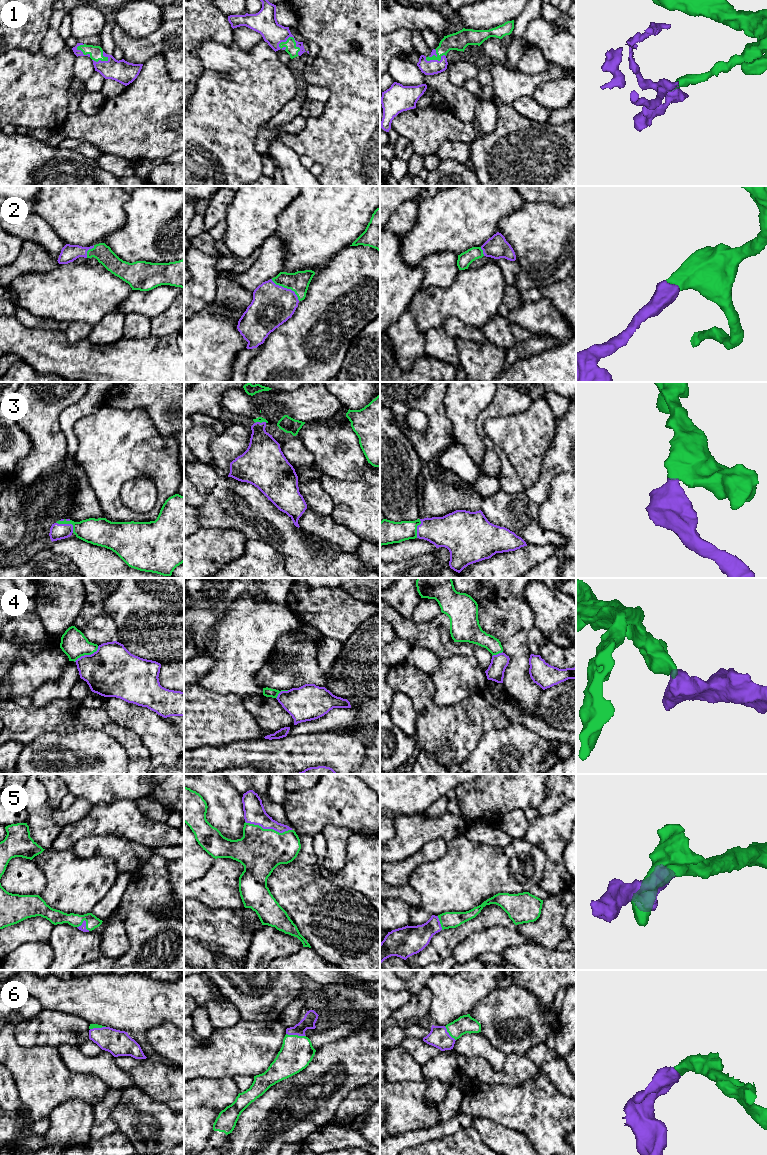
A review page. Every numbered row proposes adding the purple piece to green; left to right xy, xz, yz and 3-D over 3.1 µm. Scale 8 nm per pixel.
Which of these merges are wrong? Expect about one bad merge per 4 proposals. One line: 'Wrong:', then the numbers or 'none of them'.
Wrong: 4

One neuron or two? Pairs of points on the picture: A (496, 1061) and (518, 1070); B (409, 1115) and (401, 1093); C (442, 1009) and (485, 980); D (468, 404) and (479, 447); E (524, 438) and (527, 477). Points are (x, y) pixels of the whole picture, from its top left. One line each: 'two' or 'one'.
A: two
B: one
C: one
D: one
E: one

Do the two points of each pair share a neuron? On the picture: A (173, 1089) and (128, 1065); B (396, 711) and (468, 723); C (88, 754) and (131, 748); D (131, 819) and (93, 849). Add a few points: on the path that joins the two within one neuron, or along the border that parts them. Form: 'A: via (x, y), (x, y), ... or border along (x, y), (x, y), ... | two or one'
A: via (162, 1081), (147, 1075), (139, 1069) | one
B: border along (404, 693), (410, 699), (415, 714), (415, 735) | two
C: border along (106, 734), (112, 737), (124, 749), (129, 763) | two
D: border along (88, 836), (114, 835), (133, 842) | two

